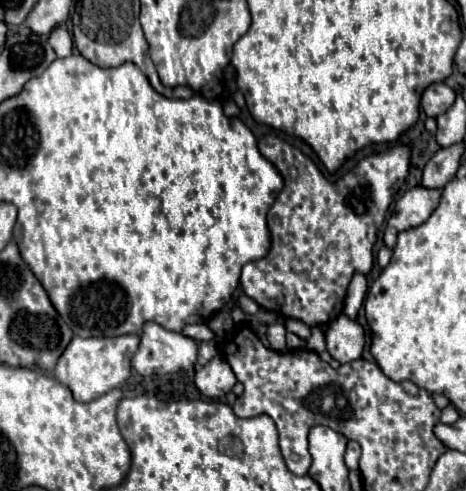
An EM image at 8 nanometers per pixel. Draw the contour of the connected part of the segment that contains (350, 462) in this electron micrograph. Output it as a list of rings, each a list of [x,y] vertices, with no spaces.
[[[350,440],[350,442],[348,442],[348,448],[346,448],[346,466],[348,466],[350,470],[358,470],[358,460],[360,460],[360,454],[362,454],[360,444]]]

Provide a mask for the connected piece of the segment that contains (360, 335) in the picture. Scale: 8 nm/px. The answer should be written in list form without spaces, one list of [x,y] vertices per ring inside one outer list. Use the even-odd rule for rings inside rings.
[[[342,314],[334,322],[330,322],[330,328],[328,328],[328,334],[326,334],[326,350],[340,364],[358,360],[362,356],[362,350],[364,350],[364,330],[362,330],[362,326],[354,320],[348,320]],[[338,348],[342,350],[344,356],[334,356],[334,354],[340,354]],[[350,352],[354,352],[354,356],[350,356]]]

